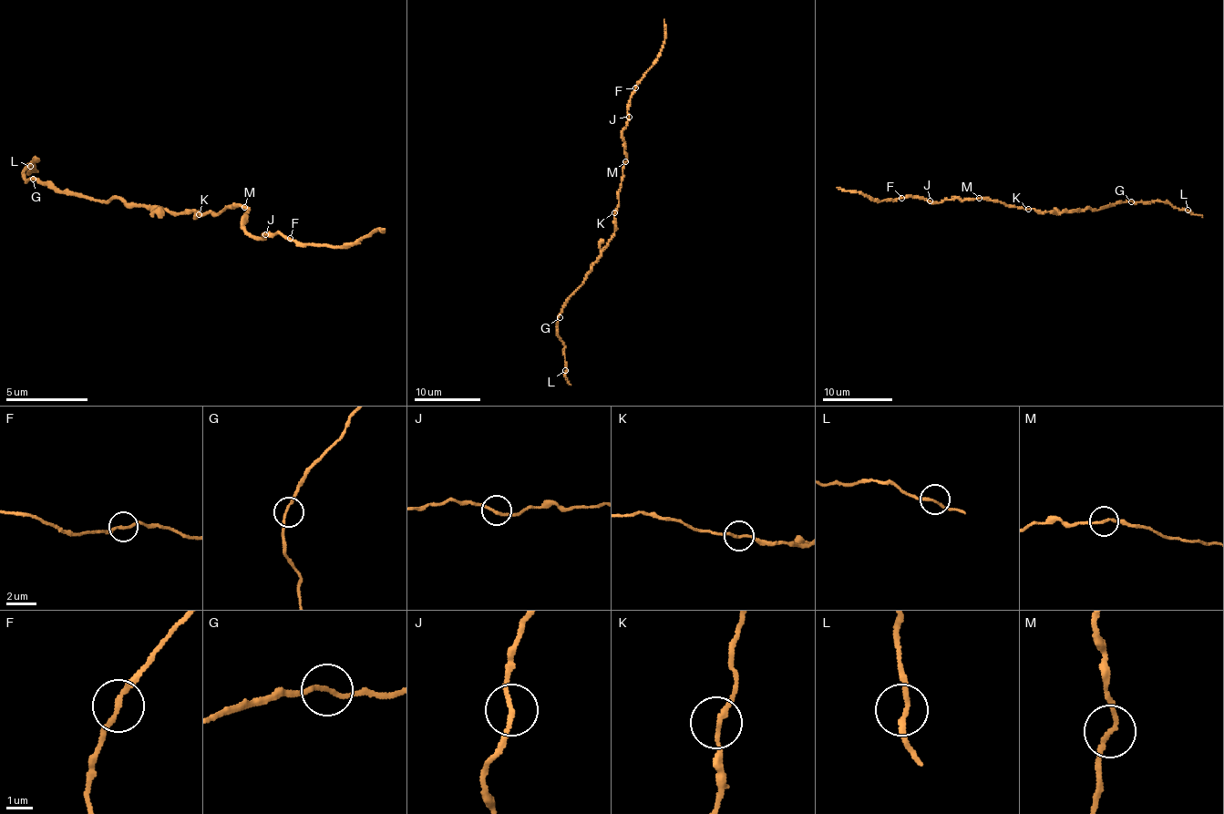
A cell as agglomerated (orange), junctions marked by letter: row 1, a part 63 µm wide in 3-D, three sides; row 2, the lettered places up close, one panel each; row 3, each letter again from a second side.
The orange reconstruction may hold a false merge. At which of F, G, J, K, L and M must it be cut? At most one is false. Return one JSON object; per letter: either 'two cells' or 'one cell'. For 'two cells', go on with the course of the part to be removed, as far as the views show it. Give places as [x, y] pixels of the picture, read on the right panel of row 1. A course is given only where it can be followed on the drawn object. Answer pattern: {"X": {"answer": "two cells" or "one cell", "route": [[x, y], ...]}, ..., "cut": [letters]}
{"F": {"answer": "one cell"}, "G": {"answer": "one cell"}, "J": {"answer": "one cell"}, "K": {"answer": "one cell"}, "L": {"answer": "one cell"}, "M": {"answer": "one cell"}, "cut": []}

